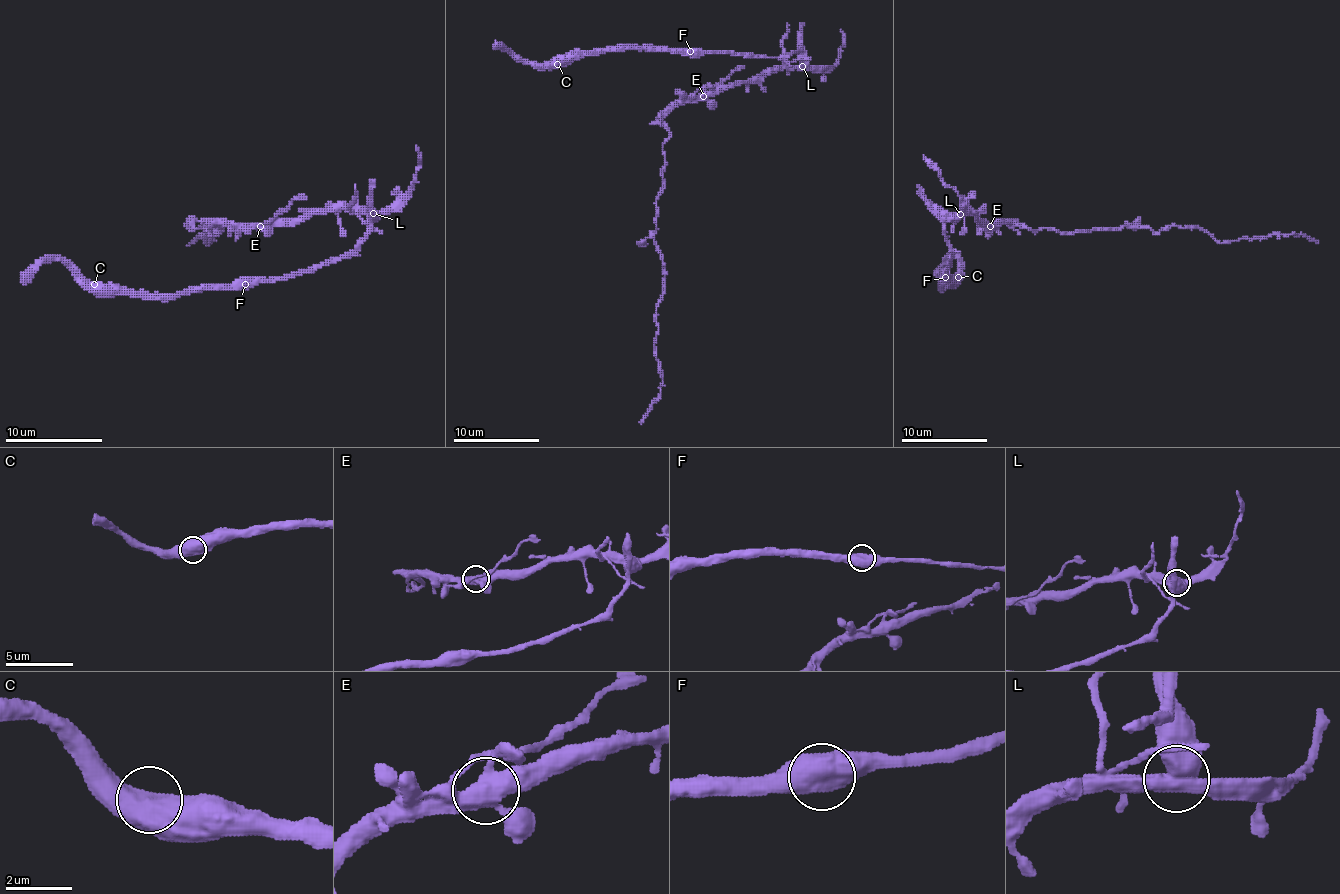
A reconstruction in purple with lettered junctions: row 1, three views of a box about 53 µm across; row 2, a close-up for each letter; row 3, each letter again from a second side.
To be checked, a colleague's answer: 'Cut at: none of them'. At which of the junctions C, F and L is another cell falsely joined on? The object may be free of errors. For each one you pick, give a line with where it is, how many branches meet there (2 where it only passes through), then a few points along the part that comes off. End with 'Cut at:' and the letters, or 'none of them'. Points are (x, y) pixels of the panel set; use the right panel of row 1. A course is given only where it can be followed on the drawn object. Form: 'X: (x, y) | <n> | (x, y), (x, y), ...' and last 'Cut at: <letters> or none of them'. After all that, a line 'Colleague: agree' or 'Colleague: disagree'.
L: (960, 214) | 3 | (960, 215), (1026, 228), (1181, 226), (1222, 243), (1279, 234), (1318, 243)
Cut at: L
Colleague: disagree

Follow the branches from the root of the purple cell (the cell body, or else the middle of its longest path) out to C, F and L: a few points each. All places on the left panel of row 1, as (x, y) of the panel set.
C: (304, 216), (353, 209), (370, 221), (370, 233), (343, 255), (282, 277), (175, 294), (111, 294), (94, 284)
F: (304, 216), (353, 209), (370, 221), (370, 233), (338, 258), (282, 277), (250, 280), (245, 284)
L: (304, 216), (338, 209), (372, 214)

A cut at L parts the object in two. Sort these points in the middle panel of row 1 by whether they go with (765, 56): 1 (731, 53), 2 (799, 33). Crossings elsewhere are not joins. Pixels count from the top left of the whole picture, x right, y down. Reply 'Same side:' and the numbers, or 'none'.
Same side: 1, 2

